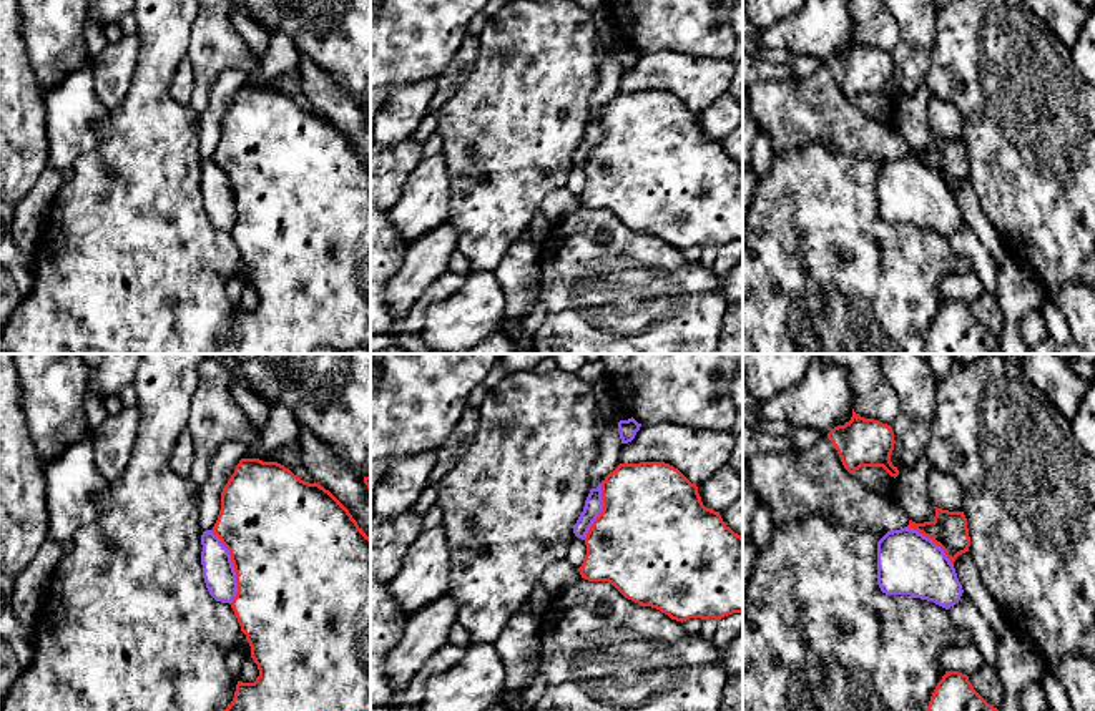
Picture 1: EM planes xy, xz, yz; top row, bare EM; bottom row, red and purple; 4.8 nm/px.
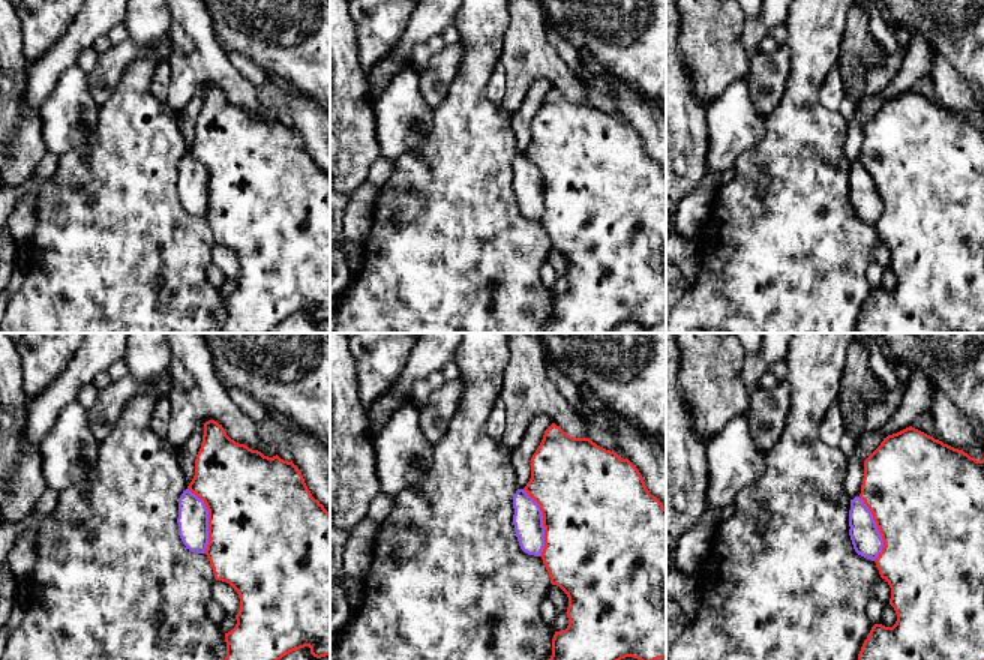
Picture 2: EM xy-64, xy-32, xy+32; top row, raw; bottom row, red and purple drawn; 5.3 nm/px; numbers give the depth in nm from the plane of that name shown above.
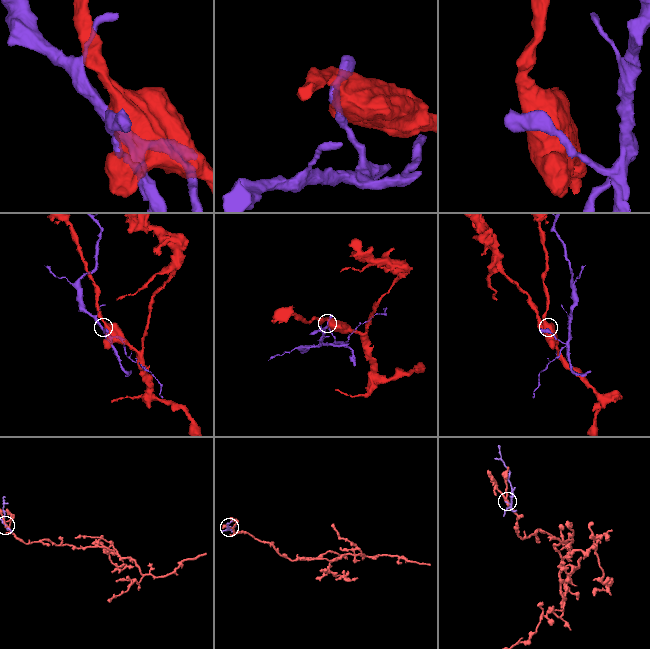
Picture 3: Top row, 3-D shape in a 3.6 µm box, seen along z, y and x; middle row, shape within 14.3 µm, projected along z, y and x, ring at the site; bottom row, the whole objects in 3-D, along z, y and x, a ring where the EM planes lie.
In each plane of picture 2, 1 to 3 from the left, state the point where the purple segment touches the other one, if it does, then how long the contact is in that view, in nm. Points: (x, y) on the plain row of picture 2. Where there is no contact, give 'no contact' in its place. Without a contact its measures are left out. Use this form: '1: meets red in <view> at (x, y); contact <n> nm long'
1: meets red in xy-64 at (209, 183); contact 360 nm long
2: meets red in xy-32 at (543, 186); contact 380 nm long
3: meets red in xy+32 at (878, 192); contact 360 nm long

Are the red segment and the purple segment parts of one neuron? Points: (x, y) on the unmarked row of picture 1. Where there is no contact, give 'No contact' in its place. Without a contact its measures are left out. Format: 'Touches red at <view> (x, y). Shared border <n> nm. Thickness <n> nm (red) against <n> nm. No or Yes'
Touches red at xy (233, 193). Shared border 380 nm. Thickness 500 nm (red) against 160 nm. No

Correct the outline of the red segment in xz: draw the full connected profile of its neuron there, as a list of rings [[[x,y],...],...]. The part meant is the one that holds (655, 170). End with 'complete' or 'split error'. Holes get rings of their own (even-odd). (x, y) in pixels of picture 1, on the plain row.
[[[665,90],[620,91],[602,110],[602,128],[603,138],[585,164],[582,206],[608,209],[625,226],[681,251],[743,241],[743,164],[724,153],[719,140],[703,133],[696,111],[678,96]]]; complete

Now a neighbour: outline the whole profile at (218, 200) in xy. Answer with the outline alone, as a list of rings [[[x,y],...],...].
[[[213,158],[203,159],[201,173],[203,206],[209,223],[216,229],[231,231],[238,221],[238,211],[229,178]]]

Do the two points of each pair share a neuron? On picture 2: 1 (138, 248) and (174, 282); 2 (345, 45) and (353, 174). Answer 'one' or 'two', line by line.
1: one
2: one

